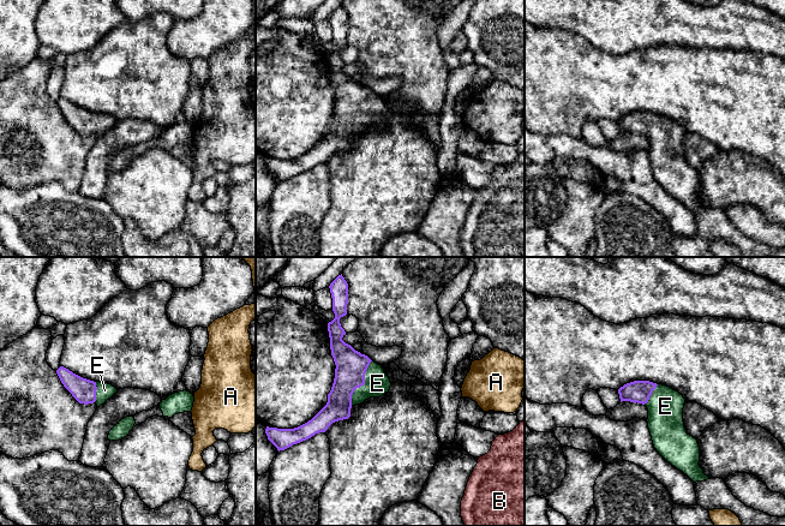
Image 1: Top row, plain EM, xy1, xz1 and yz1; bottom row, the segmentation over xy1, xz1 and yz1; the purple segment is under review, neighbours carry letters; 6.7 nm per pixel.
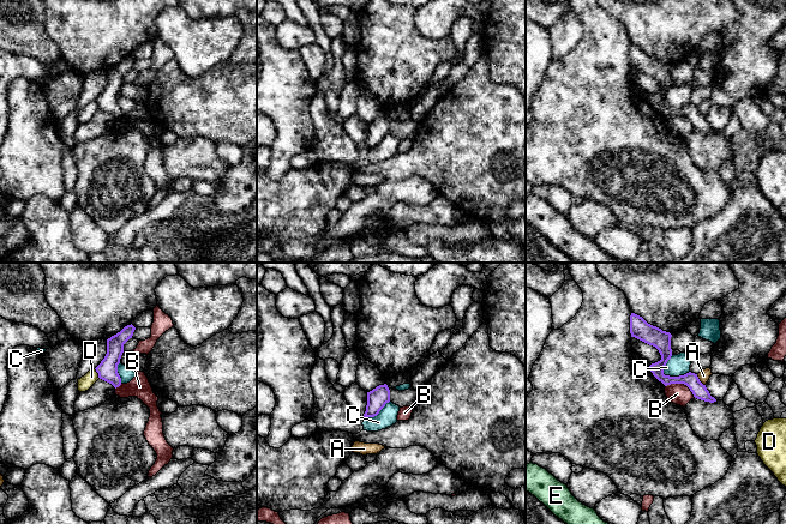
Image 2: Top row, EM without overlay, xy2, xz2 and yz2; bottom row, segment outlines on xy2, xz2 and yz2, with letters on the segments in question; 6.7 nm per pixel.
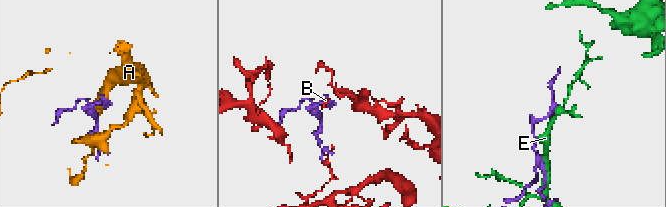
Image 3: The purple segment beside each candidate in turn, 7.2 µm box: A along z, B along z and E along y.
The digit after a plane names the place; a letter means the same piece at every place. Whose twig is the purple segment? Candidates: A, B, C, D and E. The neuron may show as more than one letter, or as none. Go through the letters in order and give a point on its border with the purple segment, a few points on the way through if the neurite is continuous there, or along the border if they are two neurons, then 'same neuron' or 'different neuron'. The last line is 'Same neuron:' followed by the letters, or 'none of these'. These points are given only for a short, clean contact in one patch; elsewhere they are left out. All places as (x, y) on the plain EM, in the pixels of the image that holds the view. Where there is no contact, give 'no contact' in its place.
A: contact yz2 (698, 112); border yz2 (696, 106), (704, 116); different neuron
B: contact yz2 (682, 114); border yz2 (666, 116), (684, 115), (695, 128); different neuron
C: contact yz2 (674, 108); border yz2 (662, 100), (666, 107), (683, 107), (689, 103); different neuron
D: contact xy2 (97, 103); border xy2 (95, 100), (100, 109); different neuron
E: contact xz1 (363, 115); way xz1 (351, 96), (363, 115), (377, 114); same neuron
Same neuron: E

